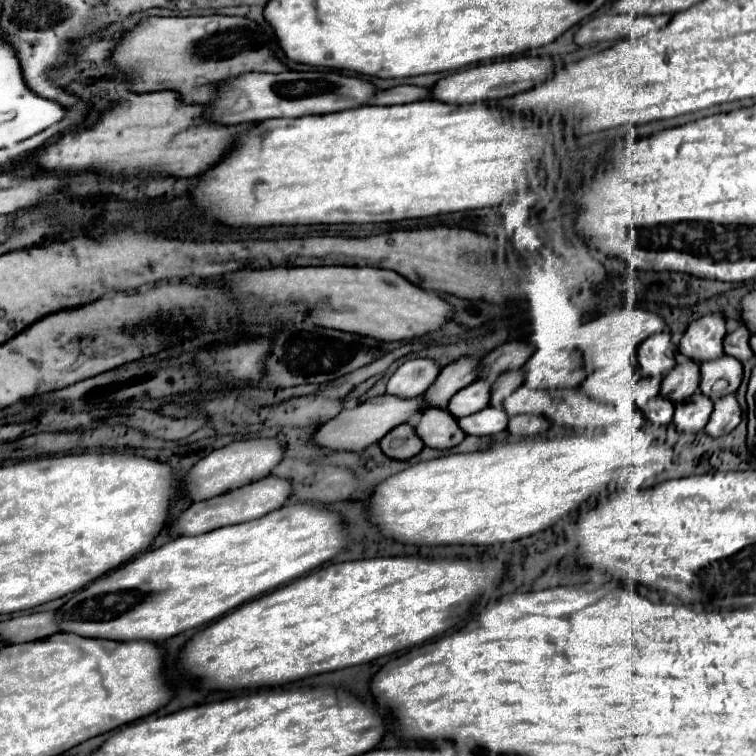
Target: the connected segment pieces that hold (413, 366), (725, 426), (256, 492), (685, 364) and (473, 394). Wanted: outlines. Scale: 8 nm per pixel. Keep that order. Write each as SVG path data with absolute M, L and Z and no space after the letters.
M413 359L405 361L387 381L387 393L401 399L421 397L429 385L437 379L439 367L431 359Z
M725 395L725 399L717 399L715 409L711 413L709 423L705 425L705 433L713 439L731 433L741 421L741 407L735 395Z
M265 477L261 481L249 483L245 487L239 487L235 491L217 495L213 499L207 501L199 501L193 503L189 509L185 509L179 517L173 519L169 533L175 537L181 535L201 535L201 533L209 533L211 529L219 529L219 527L227 527L227 525L237 525L237 523L245 523L251 521L255 517L263 517L269 511L279 509L287 497L291 495L291 483L287 479L279 479L279 477Z
M677 355L677 367L663 379L659 395L673 401L681 403L683 399L689 399L697 387L699 387L699 365L693 363L691 359L685 359L683 355Z
M477 379L451 397L447 411L455 419L461 419L465 415L473 415L489 405L489 391L491 391L491 381Z

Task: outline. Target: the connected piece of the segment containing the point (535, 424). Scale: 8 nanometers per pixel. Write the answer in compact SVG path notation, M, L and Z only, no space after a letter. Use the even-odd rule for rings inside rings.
M517 415L509 419L509 433L519 437L533 437L539 433L545 433L549 429L549 421L539 415Z

